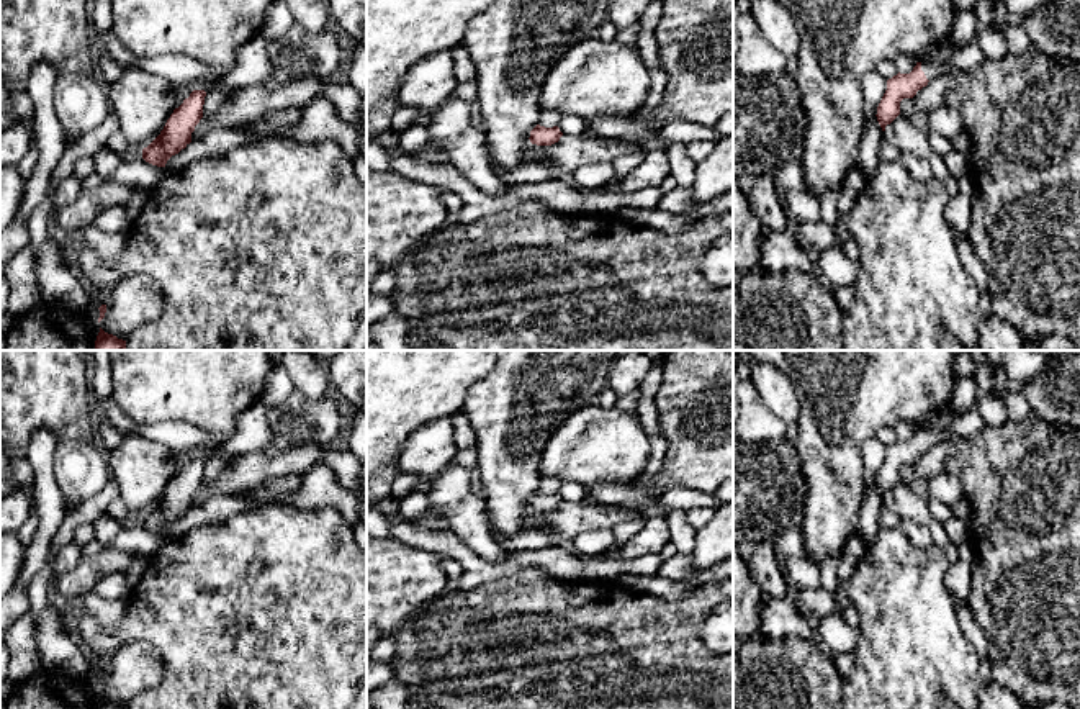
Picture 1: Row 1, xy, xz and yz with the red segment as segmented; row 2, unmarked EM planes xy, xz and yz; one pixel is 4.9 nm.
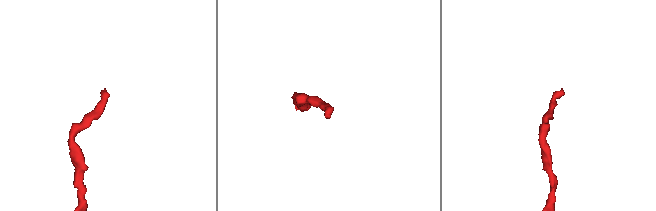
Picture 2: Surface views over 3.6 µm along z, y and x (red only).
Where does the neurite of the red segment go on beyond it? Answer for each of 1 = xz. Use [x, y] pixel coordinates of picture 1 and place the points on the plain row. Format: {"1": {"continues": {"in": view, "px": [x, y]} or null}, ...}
{"1": {"continues": null}}

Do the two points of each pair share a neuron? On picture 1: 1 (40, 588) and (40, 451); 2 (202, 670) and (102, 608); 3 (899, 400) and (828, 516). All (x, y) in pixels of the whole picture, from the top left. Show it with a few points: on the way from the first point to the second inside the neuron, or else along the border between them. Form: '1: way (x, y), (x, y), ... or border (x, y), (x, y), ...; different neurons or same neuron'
1: border (54, 536), (46, 564), (26, 587); different neurons
2: border (130, 598), (123, 619), (112, 627), (85, 613); different neurons
3: way (868, 423), (838, 452), (833, 485); same neuron

